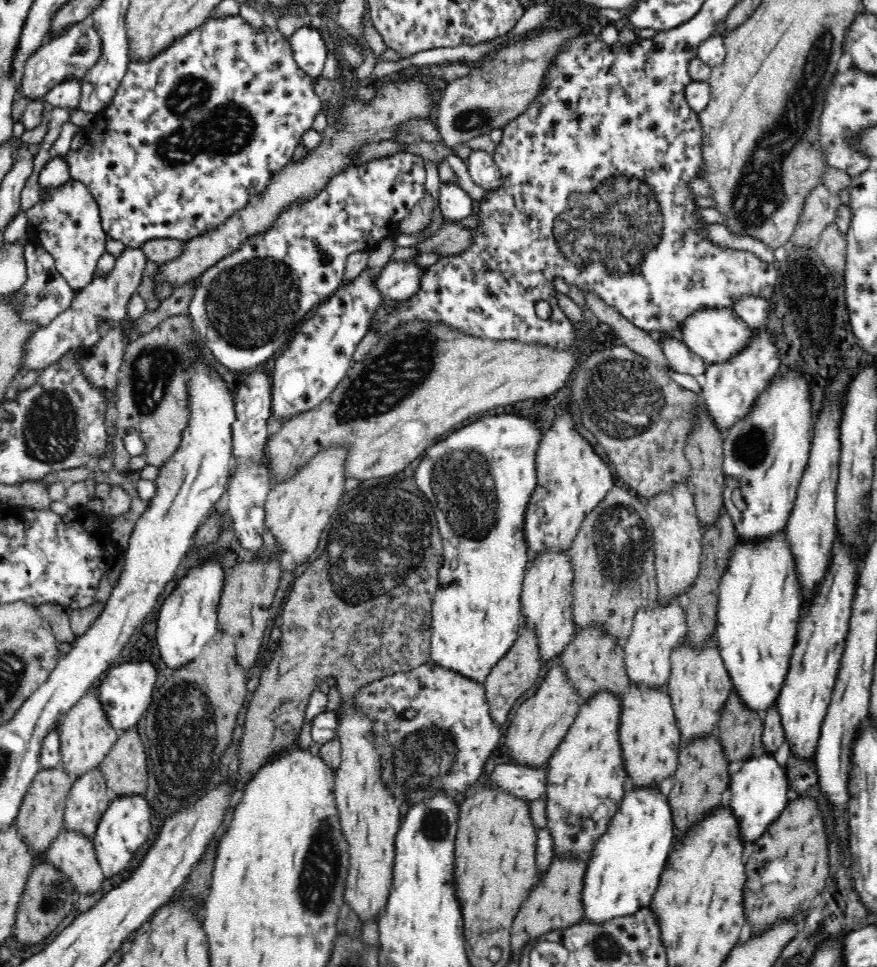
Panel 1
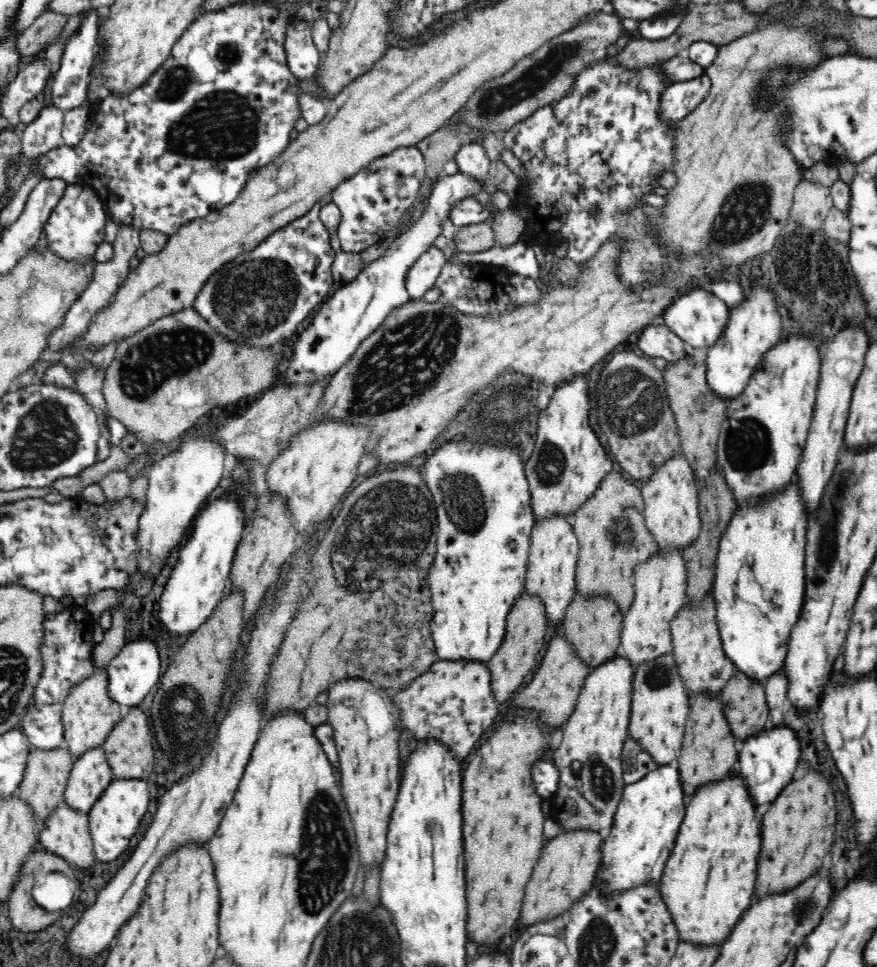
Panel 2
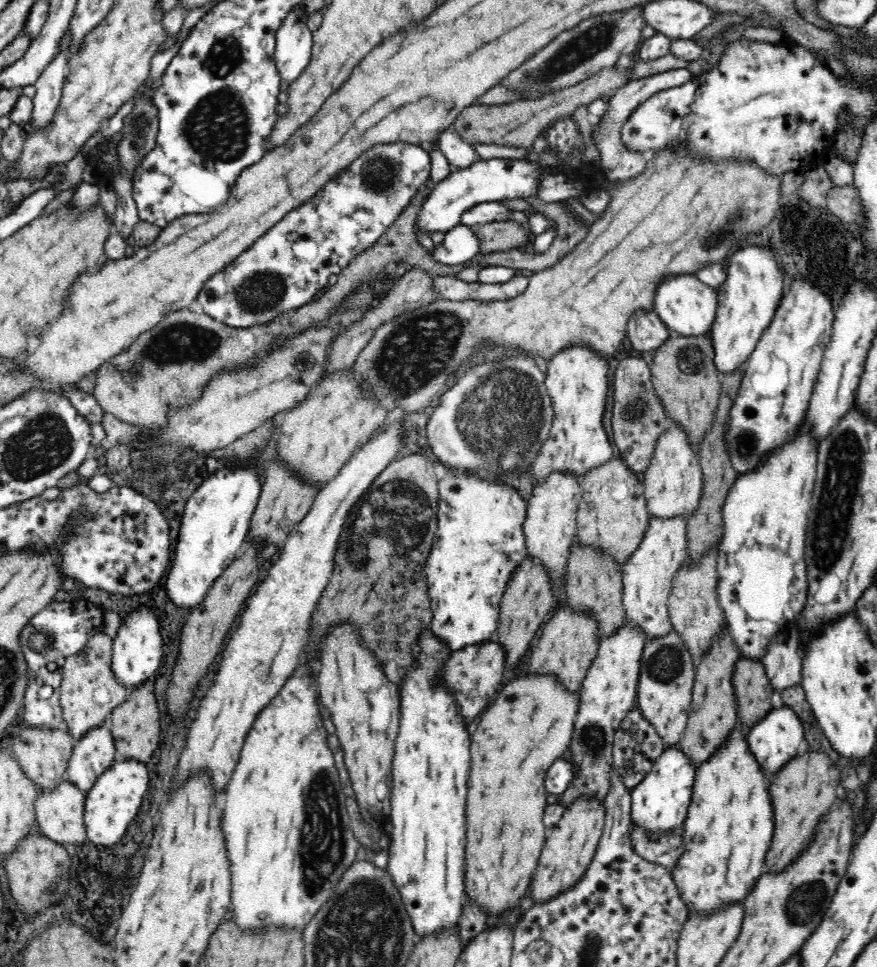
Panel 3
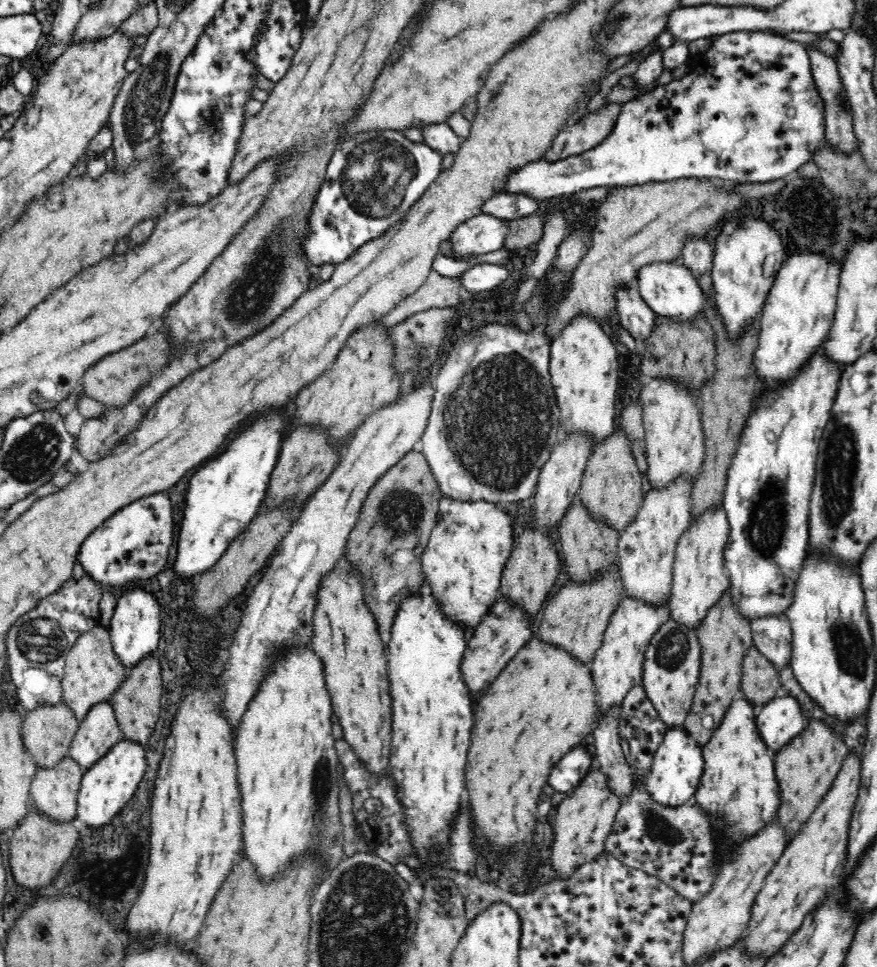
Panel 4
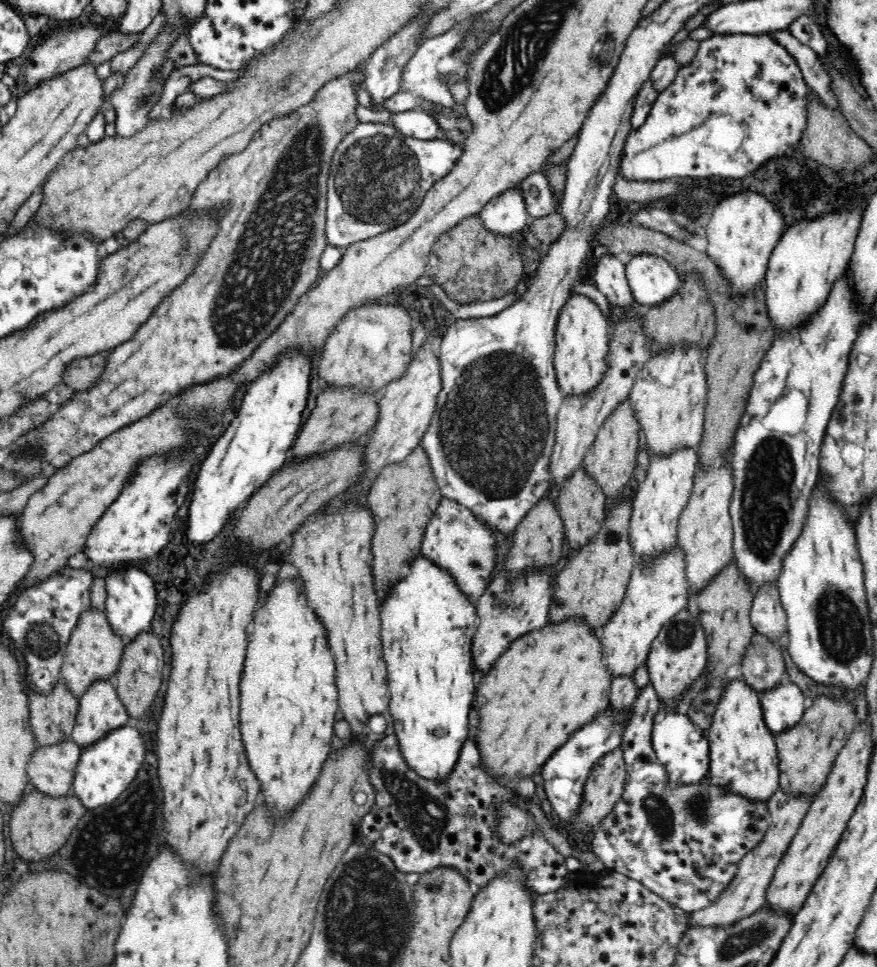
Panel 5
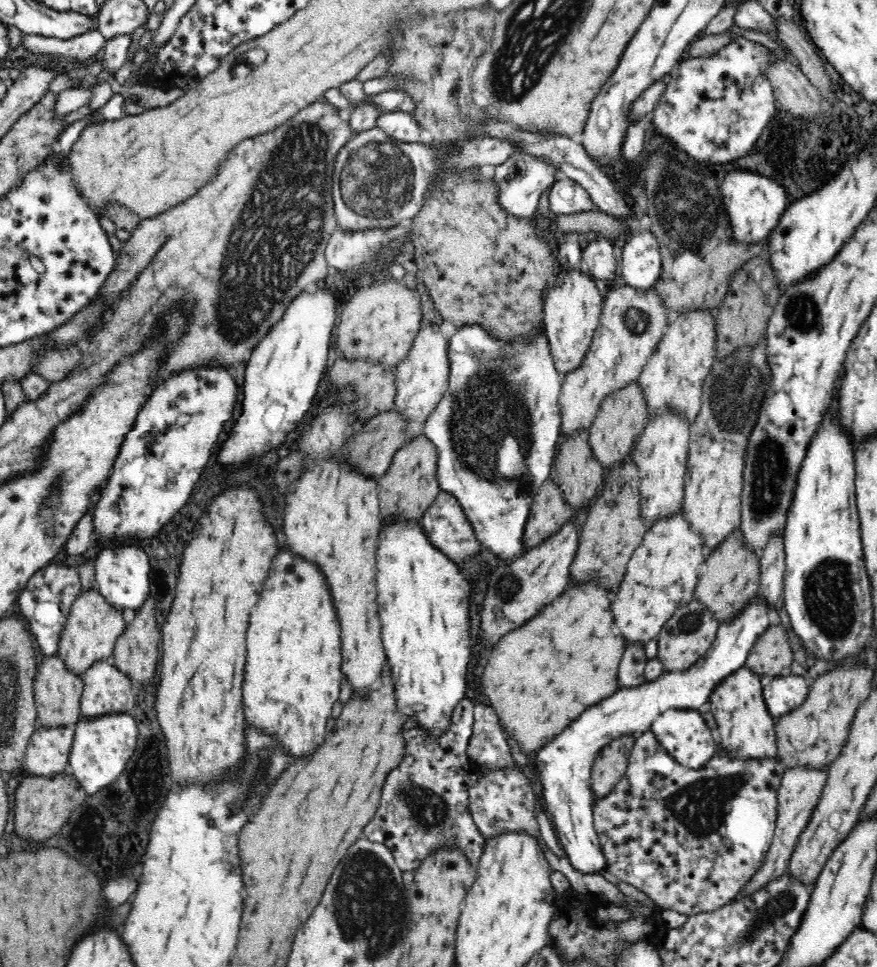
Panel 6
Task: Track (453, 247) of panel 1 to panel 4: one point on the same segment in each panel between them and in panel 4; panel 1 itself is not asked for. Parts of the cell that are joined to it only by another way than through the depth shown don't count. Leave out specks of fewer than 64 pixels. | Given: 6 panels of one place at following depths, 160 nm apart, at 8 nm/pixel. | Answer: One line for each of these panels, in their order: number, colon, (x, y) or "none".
2: (473, 238)
3: (498, 236)
4: (524, 231)

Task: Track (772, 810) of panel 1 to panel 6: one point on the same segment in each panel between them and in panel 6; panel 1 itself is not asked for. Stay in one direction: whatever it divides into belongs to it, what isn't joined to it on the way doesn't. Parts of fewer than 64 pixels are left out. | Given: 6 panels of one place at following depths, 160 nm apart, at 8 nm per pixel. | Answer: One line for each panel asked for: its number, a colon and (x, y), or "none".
2: (768, 759)
3: (774, 740)
4: (779, 720)
5: (783, 706)
6: (782, 694)

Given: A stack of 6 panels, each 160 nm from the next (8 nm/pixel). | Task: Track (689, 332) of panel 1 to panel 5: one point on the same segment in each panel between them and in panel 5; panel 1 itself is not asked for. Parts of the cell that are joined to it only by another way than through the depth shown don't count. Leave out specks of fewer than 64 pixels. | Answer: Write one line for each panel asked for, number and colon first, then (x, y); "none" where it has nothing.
2: (697, 316)
3: (687, 306)
4: (669, 289)
5: (652, 279)

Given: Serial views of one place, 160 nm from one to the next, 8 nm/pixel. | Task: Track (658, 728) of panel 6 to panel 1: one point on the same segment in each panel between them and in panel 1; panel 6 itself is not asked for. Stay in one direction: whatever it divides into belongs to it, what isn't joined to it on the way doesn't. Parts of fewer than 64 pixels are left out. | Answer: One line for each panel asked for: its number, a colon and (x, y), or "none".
1: (624, 872)
2: (649, 816)
3: (660, 802)
4: (676, 770)
5: (681, 746)

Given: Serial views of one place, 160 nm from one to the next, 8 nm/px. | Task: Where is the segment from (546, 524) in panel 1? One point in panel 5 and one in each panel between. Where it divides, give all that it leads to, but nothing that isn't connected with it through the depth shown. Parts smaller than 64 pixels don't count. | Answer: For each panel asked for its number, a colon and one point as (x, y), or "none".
2: (569, 461)
3: (577, 380)
4: (584, 366)
5: (581, 341)

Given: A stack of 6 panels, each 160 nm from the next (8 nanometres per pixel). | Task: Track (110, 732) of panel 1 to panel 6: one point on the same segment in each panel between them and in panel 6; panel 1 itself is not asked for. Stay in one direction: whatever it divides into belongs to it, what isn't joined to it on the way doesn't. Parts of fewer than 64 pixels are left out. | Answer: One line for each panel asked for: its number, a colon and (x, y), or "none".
2: (88, 713)
3: (90, 691)
4: (93, 672)
5: (94, 650)
6: (93, 625)

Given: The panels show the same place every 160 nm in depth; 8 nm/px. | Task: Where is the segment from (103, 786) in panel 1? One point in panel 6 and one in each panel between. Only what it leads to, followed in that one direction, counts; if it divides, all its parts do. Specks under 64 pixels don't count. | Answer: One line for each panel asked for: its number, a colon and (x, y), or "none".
2: (91, 773)
3: (91, 755)
4: (99, 730)
5: (100, 710)
6: (106, 689)

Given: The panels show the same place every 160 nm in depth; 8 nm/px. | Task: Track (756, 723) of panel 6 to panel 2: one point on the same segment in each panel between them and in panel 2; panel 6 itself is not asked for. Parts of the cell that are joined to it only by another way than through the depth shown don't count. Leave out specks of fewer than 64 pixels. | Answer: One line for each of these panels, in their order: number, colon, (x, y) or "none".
2: (709, 880)
3: (730, 824)
4: (738, 785)
5: (743, 754)

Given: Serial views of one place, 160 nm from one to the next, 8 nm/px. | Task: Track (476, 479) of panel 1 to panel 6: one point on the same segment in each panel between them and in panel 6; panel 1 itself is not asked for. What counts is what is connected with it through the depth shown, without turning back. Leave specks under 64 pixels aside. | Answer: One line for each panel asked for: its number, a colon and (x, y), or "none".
2: (484, 518)
3: (479, 541)
4: (463, 562)
5: (454, 539)
6: (445, 523)

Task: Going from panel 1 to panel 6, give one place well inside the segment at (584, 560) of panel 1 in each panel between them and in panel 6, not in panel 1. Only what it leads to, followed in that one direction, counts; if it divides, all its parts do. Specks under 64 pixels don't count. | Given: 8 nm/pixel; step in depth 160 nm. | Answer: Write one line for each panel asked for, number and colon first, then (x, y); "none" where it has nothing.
2: (610, 526)
3: (613, 514)
4: (612, 489)
5: (610, 461)
6: (622, 414)

